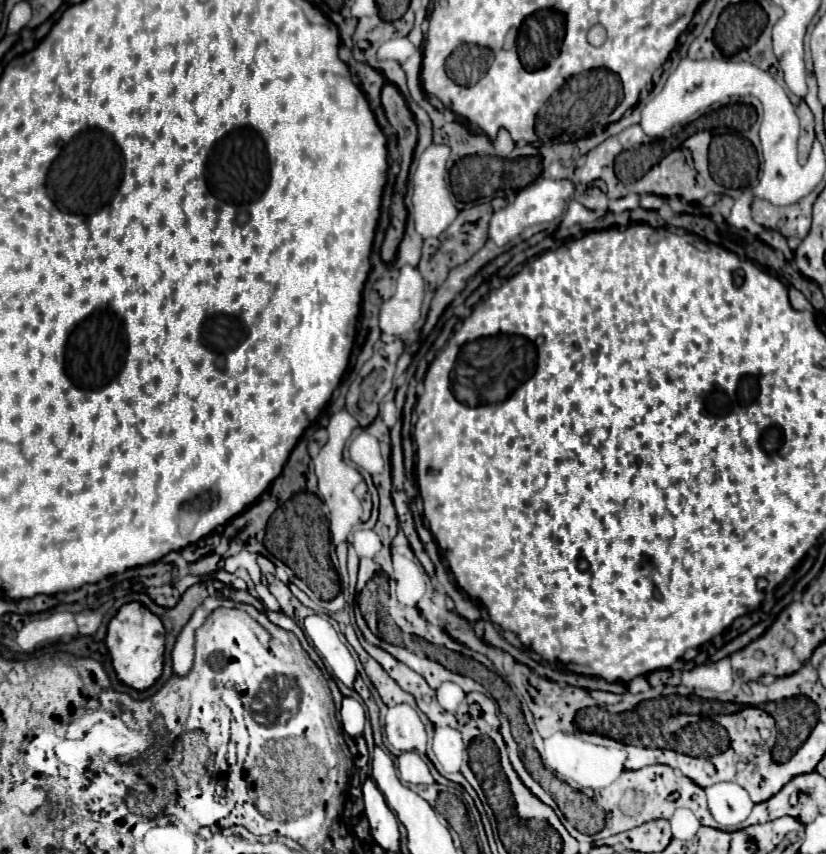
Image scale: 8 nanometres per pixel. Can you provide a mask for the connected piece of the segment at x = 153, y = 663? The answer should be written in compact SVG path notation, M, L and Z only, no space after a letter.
M128 602L118 610L118 614L108 624L106 646L112 658L112 666L124 684L136 690L144 690L156 682L164 664L164 634L162 620L144 604Z

